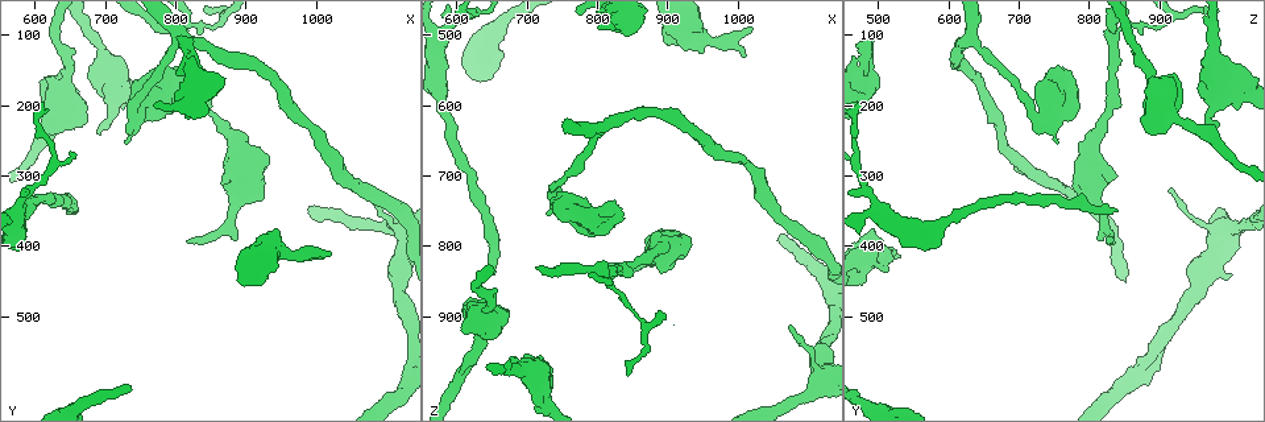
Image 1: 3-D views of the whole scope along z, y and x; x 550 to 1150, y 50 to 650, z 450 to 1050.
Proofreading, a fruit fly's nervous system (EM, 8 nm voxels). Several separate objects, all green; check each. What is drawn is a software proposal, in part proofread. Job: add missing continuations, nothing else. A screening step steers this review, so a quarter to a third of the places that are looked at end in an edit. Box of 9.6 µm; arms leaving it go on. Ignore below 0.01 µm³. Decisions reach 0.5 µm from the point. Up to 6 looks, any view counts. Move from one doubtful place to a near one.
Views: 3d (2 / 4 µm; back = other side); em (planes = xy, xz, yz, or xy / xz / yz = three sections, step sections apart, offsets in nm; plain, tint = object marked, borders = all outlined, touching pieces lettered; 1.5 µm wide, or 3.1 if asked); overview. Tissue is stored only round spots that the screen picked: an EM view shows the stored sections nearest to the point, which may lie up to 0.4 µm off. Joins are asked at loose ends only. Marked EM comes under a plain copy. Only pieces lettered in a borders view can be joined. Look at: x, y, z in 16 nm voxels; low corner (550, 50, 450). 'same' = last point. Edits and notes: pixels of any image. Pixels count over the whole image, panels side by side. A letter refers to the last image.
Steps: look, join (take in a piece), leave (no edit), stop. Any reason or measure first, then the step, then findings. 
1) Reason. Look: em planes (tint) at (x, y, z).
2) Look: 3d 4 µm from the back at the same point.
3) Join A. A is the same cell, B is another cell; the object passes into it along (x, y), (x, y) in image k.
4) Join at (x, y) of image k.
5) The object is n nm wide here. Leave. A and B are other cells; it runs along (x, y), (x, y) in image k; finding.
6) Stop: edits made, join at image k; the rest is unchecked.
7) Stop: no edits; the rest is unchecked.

Branch stops here. Look: em xz step 4 (borders) at (900, 435, 515).

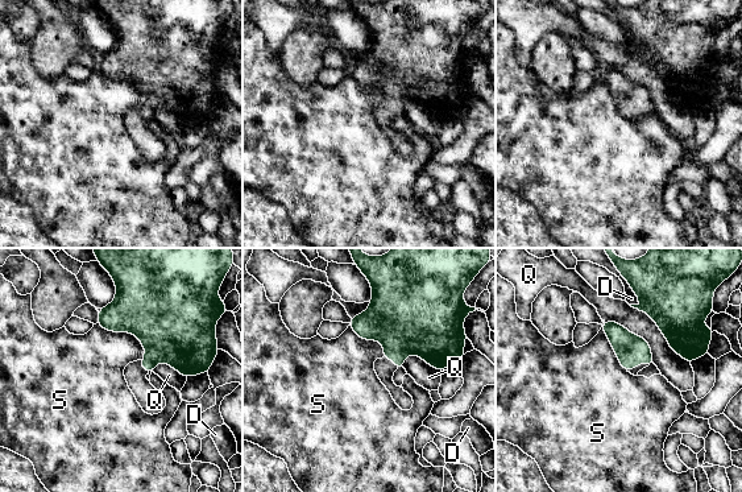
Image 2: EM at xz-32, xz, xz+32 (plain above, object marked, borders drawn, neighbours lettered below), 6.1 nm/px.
Another direction. Look: em planes (borders) at the same point.

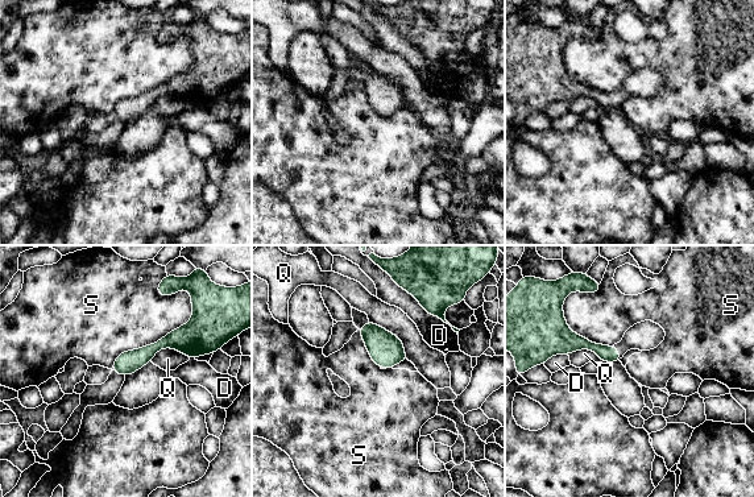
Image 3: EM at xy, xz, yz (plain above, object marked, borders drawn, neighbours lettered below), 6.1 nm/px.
Leave. D, Q and S are other cells; a border runs along (193, 313), (111, 369) in image 3; no lettered piece goes on from it.

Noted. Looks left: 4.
Branch stops here. Look: em planes (borders) at (815, 400, 825).

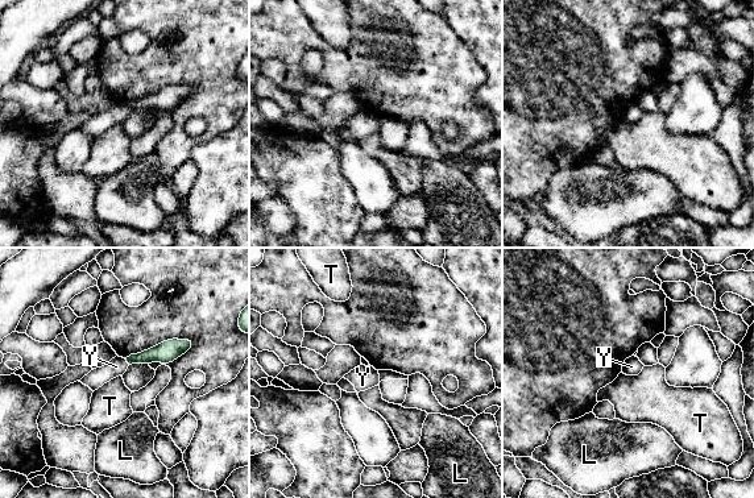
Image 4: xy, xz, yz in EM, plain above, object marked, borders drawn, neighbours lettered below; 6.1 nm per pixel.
The longest contact is with Y, 50 nm. Join Y. Y is the same cell, L and T are other cells; the object passes into it along (166, 352), (127, 361), (116, 366) in image 4; the neuron continues.

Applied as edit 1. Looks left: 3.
Look: overview.

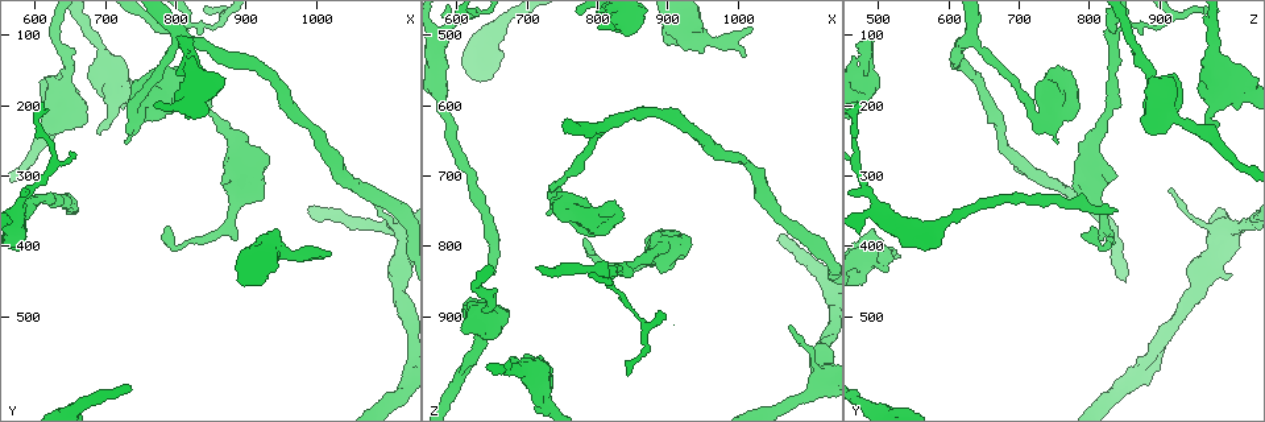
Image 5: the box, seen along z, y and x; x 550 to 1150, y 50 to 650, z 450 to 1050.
End of a long branch. Look: em planes (borders) at (655, 350, 840).

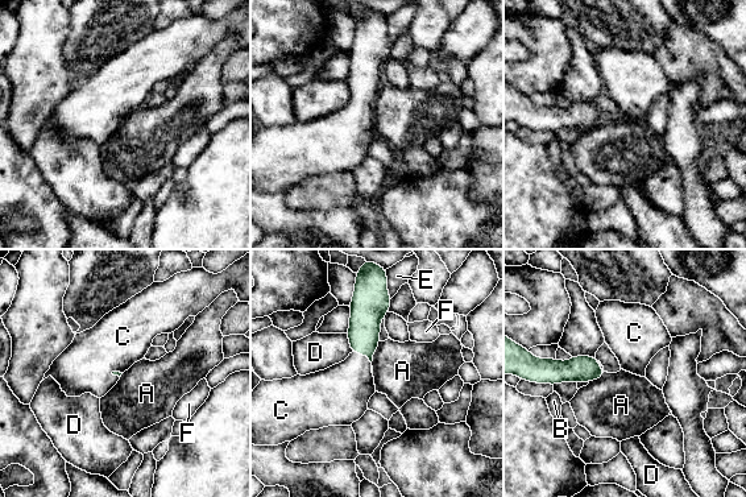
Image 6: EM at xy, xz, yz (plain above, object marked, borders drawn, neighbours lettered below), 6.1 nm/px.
Join C. C is the same cell, A, B, D, E and F are other cells; the object passes into it along (367, 314), (361, 353), (344, 389) in image 6; the neuron continues.

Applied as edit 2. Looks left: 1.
Stop: edits made, join at image 4, join at image 6; the rest is unchecked.

